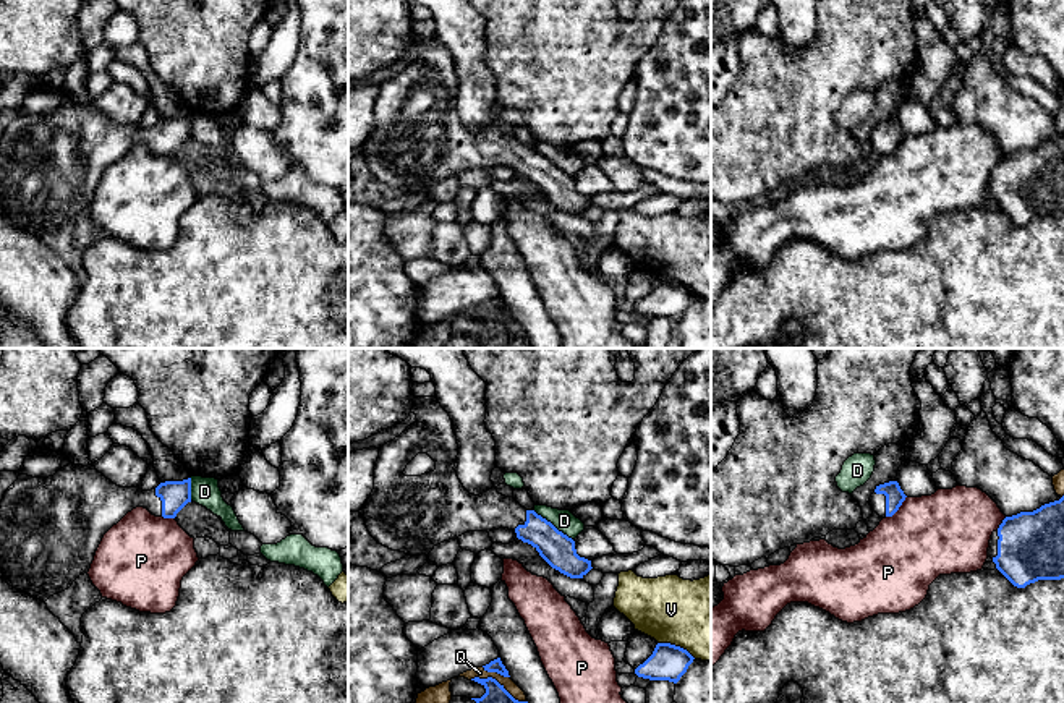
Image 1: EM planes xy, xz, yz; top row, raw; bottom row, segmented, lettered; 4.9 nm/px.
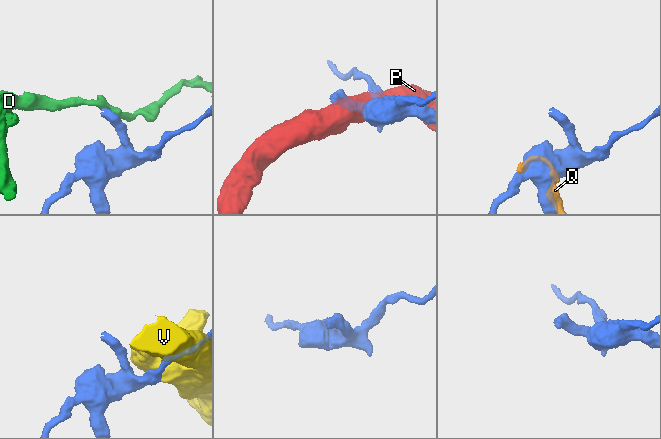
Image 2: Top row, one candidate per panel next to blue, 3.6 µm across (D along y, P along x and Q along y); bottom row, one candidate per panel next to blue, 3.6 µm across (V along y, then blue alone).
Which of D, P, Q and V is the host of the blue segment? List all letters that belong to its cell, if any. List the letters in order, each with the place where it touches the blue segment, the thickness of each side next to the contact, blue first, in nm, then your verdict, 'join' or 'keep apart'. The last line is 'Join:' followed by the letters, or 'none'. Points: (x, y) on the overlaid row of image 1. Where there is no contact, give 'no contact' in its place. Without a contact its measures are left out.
D: xz (551, 524) | 170/110 nm | keep apart
P: yz (898, 509) | 100/400 nm | keep apart
Q: xz (496, 671) | 60/60 nm | keep apart
V: xz (677, 647) | 180/400 nm | keep apart
Join: none

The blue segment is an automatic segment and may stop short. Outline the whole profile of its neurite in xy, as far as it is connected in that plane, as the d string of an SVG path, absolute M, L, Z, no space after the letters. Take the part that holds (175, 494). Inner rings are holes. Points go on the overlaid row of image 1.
M70 463L49 478L19 475L15 488L0 502L0 569L6 583L40 601L68 590L73 582L89 572L104 535L136 507L147 509L155 517L175 518L191 502L191 478L165 481L155 489L120 488L96 470L94 465Z

